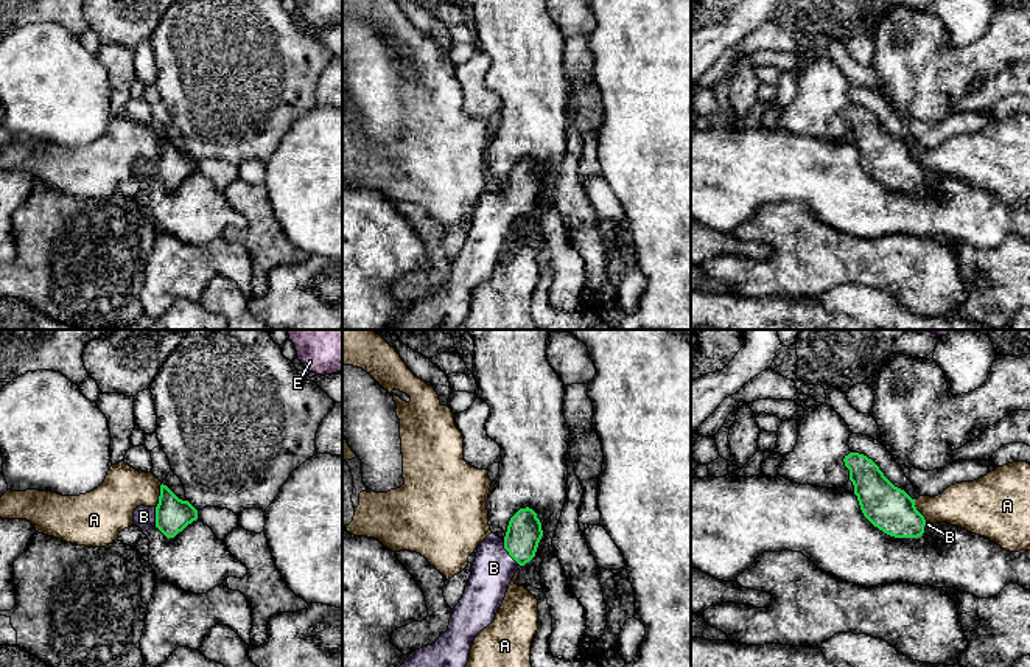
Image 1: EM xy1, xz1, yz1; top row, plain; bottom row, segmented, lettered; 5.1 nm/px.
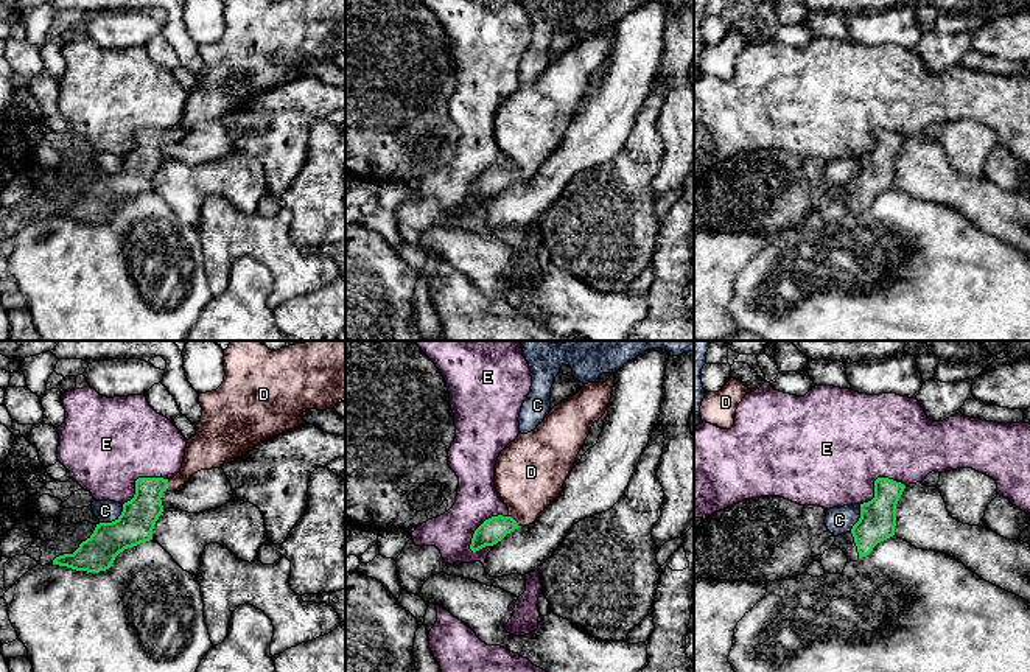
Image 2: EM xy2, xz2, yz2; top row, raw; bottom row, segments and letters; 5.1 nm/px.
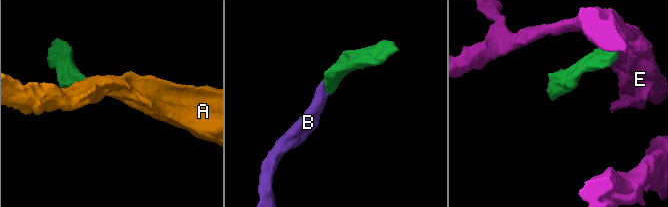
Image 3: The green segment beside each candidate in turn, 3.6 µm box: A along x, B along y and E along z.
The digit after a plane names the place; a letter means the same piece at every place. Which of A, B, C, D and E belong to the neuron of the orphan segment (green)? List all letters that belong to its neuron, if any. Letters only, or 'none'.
B, D

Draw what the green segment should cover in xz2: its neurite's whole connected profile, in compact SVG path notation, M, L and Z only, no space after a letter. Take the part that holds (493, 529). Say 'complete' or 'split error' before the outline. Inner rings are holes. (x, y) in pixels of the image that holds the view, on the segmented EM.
split error; M615 373L605 383L588 383L576 395L554 406L545 420L531 432L518 434L498 456L495 465L495 488L507 506L509 515L485 520L473 534L473 552L493 546L520 526L529 526L554 502L565 485L576 457L590 429L607 411L615 386Z

